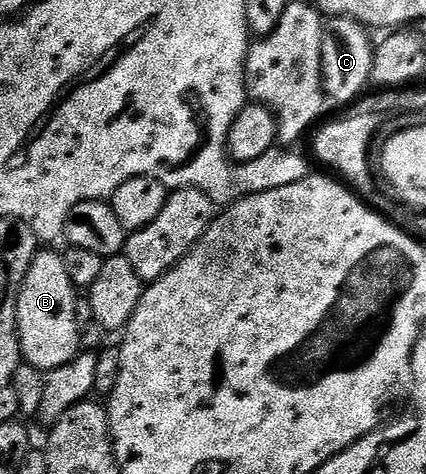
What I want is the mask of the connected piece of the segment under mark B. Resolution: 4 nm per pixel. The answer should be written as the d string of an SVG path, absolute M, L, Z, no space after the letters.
M53 248L42 249L25 273L21 293L17 295L17 337L21 339L21 357L28 365L48 372L76 358L81 346L77 320L78 291L65 267L64 257Z

